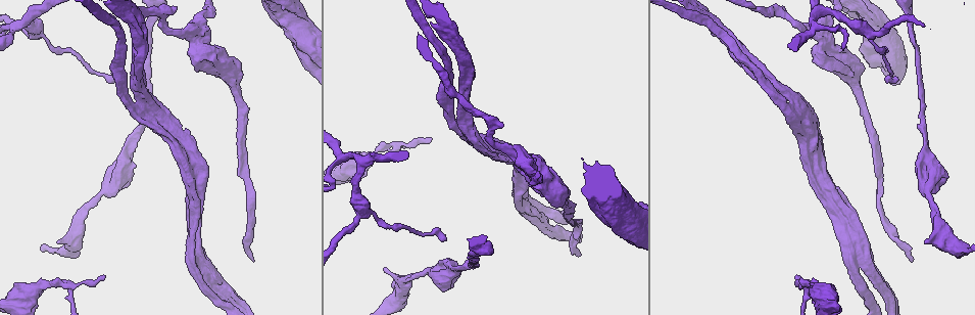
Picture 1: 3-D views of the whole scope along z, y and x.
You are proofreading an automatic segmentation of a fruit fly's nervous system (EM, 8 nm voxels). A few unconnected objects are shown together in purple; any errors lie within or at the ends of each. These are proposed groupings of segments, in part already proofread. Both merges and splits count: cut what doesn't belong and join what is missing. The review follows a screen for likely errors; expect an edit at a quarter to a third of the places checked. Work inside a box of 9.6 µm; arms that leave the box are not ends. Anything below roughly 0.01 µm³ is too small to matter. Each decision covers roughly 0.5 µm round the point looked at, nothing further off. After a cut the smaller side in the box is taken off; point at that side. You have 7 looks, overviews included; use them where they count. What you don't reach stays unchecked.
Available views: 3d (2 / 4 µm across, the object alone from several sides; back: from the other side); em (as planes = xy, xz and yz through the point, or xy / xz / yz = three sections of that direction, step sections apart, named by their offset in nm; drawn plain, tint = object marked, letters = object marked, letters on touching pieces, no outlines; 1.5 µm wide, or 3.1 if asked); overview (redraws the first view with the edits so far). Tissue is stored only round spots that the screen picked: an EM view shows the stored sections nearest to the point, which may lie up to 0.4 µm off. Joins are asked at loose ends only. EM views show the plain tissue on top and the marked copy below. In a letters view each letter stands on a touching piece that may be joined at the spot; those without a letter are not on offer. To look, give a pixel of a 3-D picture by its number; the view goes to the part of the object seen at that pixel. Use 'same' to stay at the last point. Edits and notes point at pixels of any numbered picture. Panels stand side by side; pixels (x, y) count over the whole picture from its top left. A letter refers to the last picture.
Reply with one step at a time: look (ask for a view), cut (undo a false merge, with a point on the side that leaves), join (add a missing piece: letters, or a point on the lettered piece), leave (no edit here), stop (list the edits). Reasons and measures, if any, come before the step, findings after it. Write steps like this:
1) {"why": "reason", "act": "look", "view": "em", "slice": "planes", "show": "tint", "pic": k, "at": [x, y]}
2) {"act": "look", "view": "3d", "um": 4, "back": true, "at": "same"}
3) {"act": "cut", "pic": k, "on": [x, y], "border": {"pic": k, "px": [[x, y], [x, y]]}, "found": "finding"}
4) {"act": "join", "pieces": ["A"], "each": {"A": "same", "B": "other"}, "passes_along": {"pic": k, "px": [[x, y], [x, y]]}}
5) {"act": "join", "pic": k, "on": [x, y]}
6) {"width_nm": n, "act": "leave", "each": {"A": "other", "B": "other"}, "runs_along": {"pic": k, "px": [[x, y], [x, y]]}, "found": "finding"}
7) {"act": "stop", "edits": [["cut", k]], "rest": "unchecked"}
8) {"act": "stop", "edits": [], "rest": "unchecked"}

{"why": "end of a long branch", "act": "look", "view": "em", "slice": "xy", "step": 4, "show": "letters", "pic": 1, "at": [897, 77]}

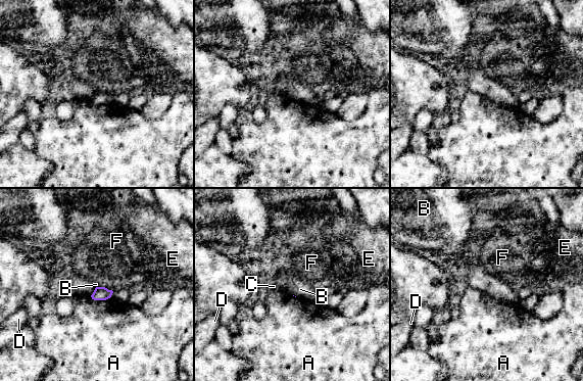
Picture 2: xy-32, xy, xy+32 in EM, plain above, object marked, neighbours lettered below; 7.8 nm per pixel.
{"act": "look", "view": "em", "slice": "planes", "show": "letters", "at": "same"}

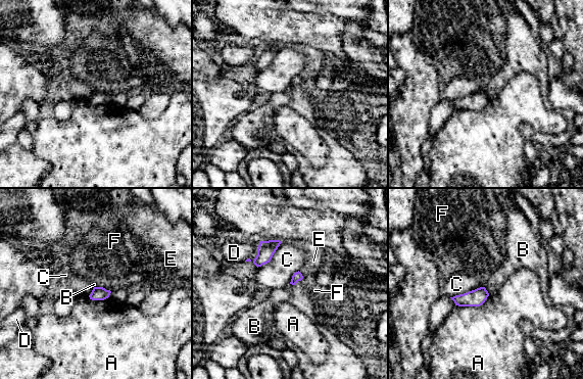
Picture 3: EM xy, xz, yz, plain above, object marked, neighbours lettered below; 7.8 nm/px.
{"width_nm": 70, "act": "leave", "each": {"A": "other", "B": "other", "C": "other", "D": "other", "E": "other", "F": "other"}, "border": {"pic": 3, "px": [[93, 287], [104, 287], [111, 292]]}, "found": "none of them fits"}

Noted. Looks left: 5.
{"why": "sharp bend", "act": "look", "view": "em", "slice": "xz", "step": 8, "show": "tint", "pic": 1, "at": [492, 120]}

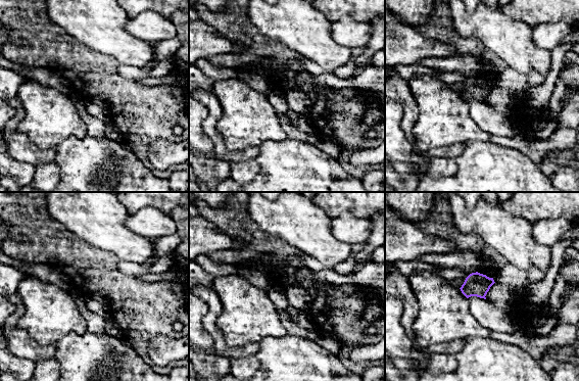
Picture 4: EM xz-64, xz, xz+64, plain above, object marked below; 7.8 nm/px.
{"why": "another direction", "act": "look", "view": "em", "slice": "planes", "show": "letters", "at": "same"}

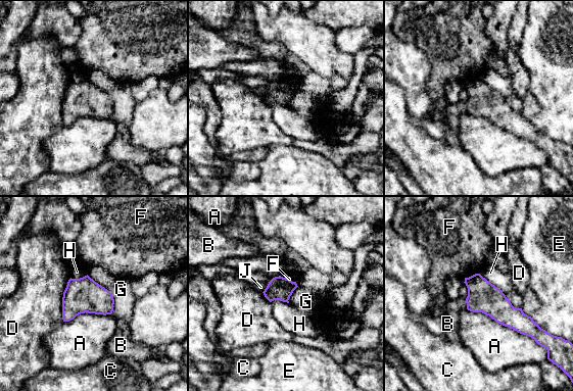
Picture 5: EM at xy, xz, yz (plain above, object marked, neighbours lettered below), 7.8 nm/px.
{"width_nm": 190, "act": "leave", "each": {"A": "other", "B": "other", "C": "other", "D": "other", "E": "other", "F": "other", "G": "other", "H": "other", "J": "other"}, "runs_along": {"pic": 5, "px": [[467, 280], [506, 314], [532, 328]]}, "found": "continuous, no second cell"}

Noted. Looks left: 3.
{"why": "two arms in line, one across", "act": "look", "view": "em", "slice": "planes", "show": "letters", "pic": 1, "at": [67, 283]}

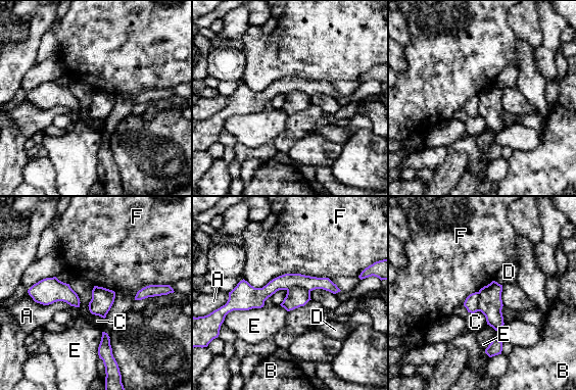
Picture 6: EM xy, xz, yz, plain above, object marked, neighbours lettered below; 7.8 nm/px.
{"width_nm": 180, "act": "cut", "pic": 6, "on": [296, 296], "each": {"A": "other", "B": "other", "C": "other", "D": "other", "E": "other", "F": "other"}, "border": {"pic": 6, "px": [[287, 289], [302, 287], [309, 291]]}, "found": "two cells meet here"}

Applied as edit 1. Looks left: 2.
{"act": "stop", "edits": [["cut", 6]], "rest": "unchecked"}

